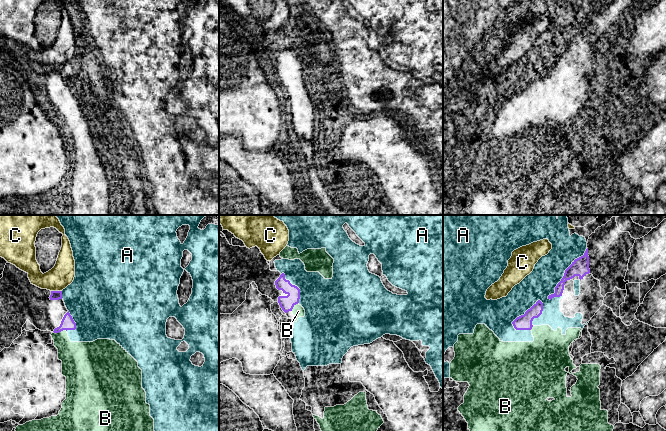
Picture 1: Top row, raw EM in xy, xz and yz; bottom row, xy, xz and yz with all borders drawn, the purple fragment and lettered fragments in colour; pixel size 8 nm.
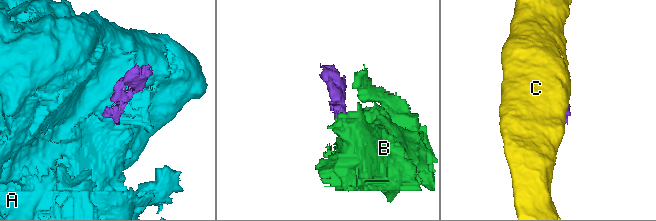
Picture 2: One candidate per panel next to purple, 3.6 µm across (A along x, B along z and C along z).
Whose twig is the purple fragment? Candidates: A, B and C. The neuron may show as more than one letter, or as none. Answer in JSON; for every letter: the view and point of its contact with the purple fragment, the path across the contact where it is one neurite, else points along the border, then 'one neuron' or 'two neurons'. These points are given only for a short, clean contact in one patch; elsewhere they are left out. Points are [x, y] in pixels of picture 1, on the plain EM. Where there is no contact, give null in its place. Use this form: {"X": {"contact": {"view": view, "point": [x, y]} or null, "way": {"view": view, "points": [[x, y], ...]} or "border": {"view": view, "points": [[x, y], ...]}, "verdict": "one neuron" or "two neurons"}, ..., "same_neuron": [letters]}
{"A": {"contact": {"view": "yz", "point": [521, 91]}, "verdict": "two neurons"}, "B": {"contact": {"view": "xy", "point": [60, 107]}, "verdict": "one neuron"}, "C": {"contact": {"view": "xy", "point": [56, 67]}, "verdict": "two neurons"}, "same_neuron": ["B"]}

